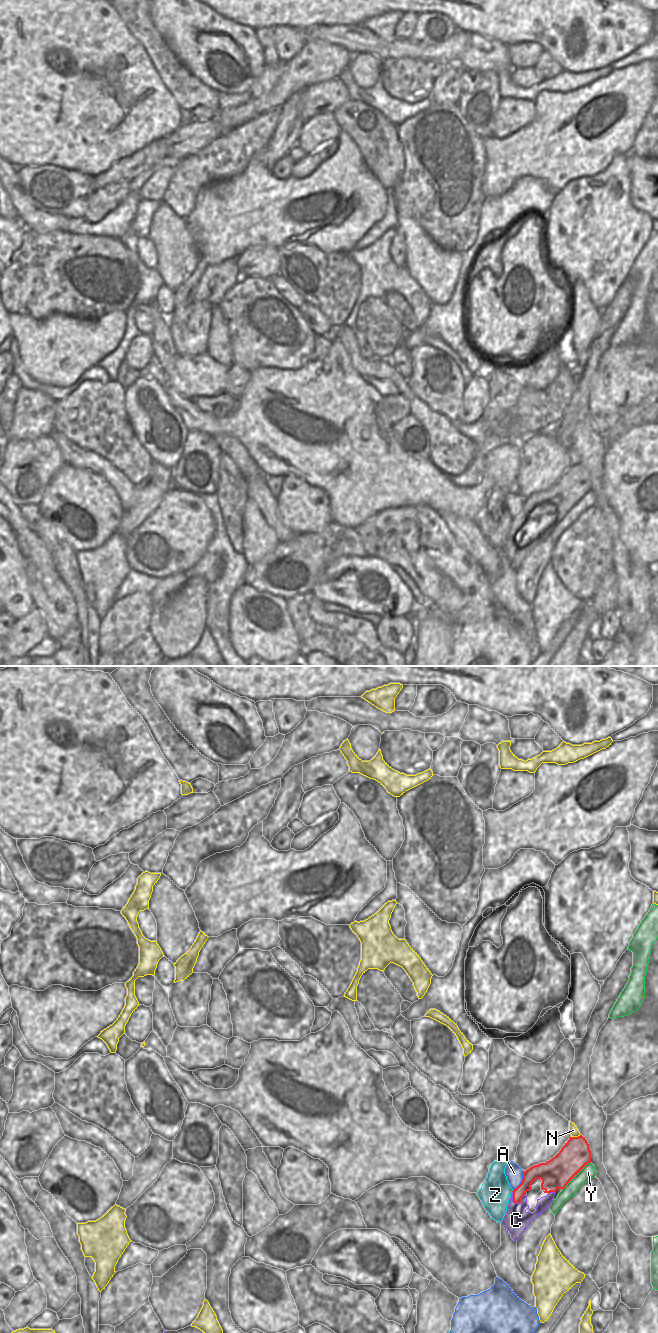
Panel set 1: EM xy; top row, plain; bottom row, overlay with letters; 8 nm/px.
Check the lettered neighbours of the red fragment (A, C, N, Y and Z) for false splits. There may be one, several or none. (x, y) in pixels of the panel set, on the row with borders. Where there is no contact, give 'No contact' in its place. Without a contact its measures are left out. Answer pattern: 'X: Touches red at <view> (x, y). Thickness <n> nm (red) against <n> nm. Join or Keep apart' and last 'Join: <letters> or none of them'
A: Touches red at xy (522, 1181). Thickness 200 nm (red) against 140 nm. Keep apart
C: Touches red at xy (519, 1202). Thickness 110 nm (red) against 200 nm. Join
N: Touches red at xy (575, 1137). Thickness 240 nm (red) against 70 nm. Keep apart
Y: Touches red at xy (574, 1176). Thickness 240 nm (red) against 120 nm. Keep apart
Z: Touches red at xy (513, 1190). Thickness 110 nm (red) against 260 nm. Keep apart
Join: C

